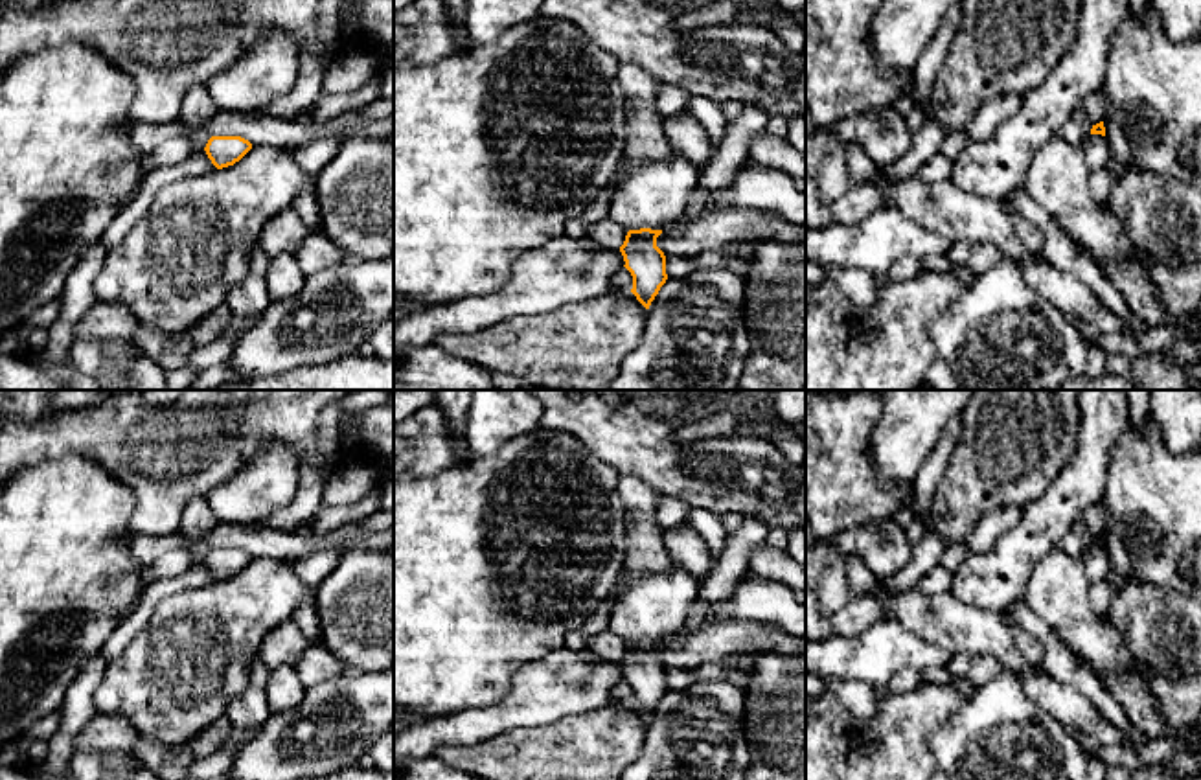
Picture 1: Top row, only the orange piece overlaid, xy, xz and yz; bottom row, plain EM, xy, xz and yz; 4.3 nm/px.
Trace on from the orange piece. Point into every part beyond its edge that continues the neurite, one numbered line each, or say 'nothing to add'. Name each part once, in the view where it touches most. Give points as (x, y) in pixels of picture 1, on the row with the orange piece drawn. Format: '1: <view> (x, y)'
nothing to add

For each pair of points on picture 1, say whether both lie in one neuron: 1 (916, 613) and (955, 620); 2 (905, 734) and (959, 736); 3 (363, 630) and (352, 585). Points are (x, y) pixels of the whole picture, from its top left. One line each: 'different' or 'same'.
1: same
2: different
3: same

